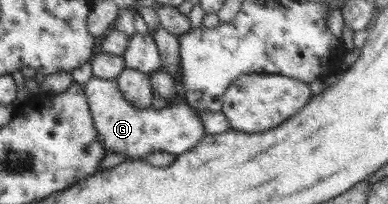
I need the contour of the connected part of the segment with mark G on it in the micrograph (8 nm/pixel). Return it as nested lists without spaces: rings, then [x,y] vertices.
[[[97,76],[84,84],[87,102],[93,117],[93,124],[103,147],[111,153],[125,153],[130,160],[147,157],[155,152],[181,155],[192,150],[205,136],[205,129],[198,111],[181,97],[181,103],[156,108],[133,106],[125,100],[116,79]]]

